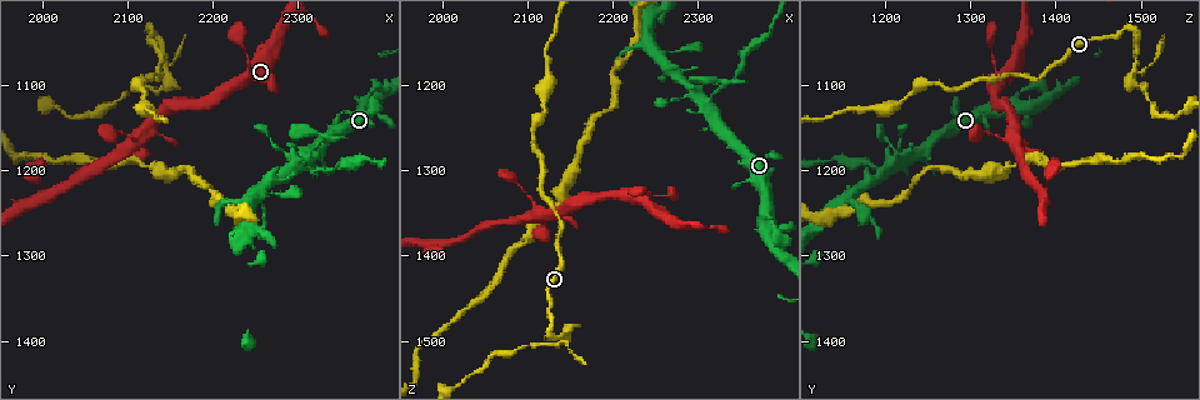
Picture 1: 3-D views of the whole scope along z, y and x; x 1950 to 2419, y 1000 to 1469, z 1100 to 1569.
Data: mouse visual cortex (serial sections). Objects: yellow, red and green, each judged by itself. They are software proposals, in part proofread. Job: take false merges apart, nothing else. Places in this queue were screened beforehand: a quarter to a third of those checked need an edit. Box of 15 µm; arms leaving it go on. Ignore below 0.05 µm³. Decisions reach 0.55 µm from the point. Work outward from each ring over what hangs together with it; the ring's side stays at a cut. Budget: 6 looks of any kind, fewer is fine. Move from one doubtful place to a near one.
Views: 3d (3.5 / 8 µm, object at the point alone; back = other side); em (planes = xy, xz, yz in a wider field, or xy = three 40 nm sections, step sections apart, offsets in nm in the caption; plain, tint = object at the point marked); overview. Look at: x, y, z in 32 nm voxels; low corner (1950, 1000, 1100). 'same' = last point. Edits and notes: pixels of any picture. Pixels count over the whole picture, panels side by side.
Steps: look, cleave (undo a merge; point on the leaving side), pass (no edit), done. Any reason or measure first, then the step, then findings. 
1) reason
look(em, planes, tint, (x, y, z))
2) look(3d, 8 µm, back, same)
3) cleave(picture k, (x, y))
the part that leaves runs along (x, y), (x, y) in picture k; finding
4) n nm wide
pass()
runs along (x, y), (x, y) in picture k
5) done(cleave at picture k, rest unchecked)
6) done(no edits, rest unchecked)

narrows sharply
look(3d, 3.5 µm, (2325, 1165, 1205))

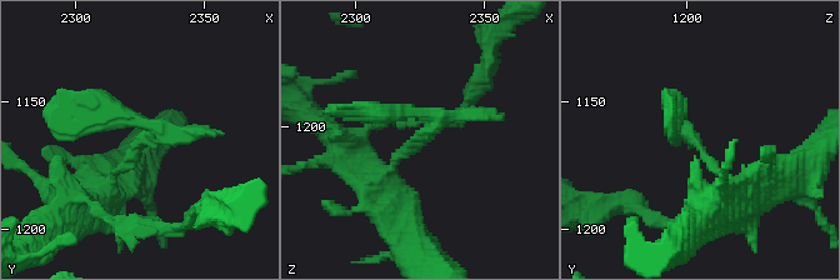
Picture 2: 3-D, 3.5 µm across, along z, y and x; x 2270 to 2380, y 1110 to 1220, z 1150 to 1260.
shape alone is not enough
look(em, planes, tint, (2325, 1168, 1204))

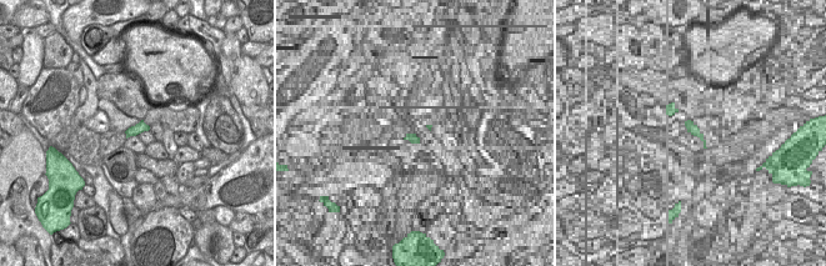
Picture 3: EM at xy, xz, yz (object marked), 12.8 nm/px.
pass()
runs along (746, 195), (675, 126), (675, 110) in picture 2; all the same cell

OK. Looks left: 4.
a fork
look(3d, 3.5 µm, back, (2255, 1230, 1165))

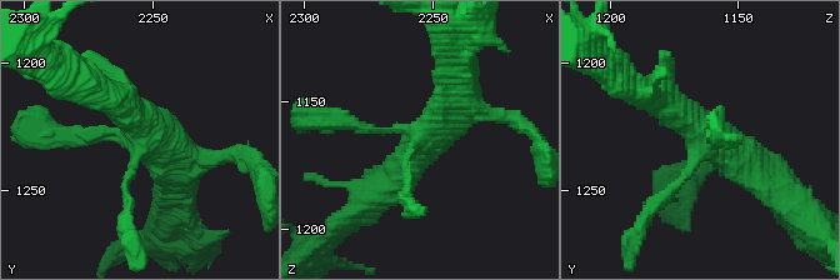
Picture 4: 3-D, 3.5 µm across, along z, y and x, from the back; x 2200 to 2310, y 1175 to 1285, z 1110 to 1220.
now the EM
look(em, xy, step 3, tint, (2252, 1228, 1165))

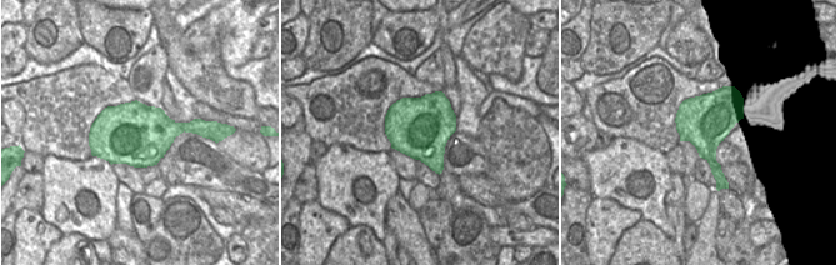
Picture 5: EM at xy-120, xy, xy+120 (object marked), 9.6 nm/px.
pass()
runs along (646, 90), (740, 155), (759, 179) in picture 4; continuous, no second cell

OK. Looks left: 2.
three arms meet
look(3d, 3.5 µm, (2000, 1235, 1385))

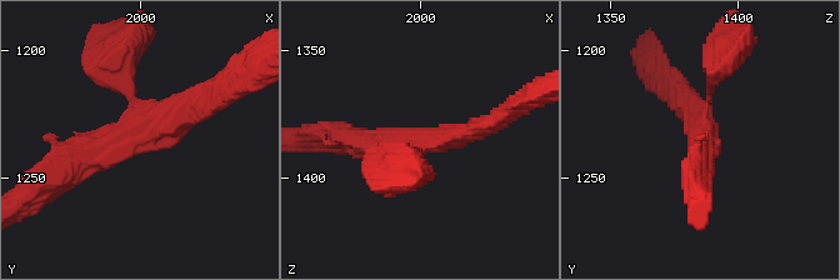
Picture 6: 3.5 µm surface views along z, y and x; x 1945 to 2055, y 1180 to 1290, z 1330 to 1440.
pass()
continuous, no second cell

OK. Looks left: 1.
done(no edits, rest unchecked)

